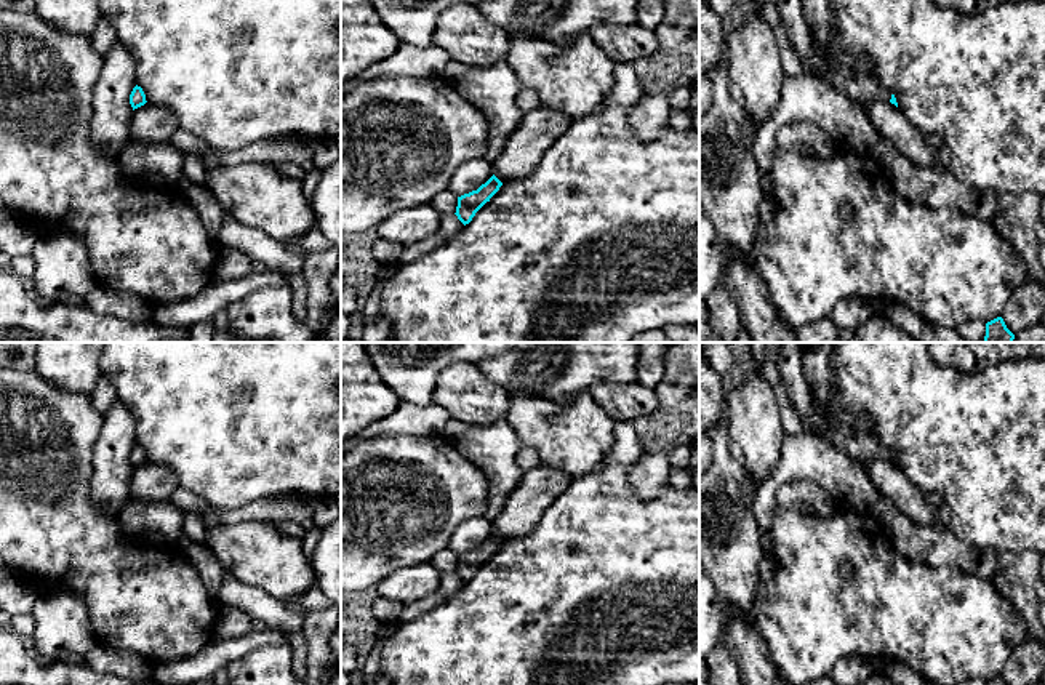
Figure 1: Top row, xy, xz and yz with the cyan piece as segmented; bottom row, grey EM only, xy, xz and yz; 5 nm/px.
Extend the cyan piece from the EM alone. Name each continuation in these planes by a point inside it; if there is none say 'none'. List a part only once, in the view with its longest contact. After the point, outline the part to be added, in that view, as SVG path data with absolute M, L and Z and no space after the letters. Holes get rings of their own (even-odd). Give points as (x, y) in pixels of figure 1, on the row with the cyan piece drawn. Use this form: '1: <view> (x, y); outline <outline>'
1: yz (860, 88); outline M815 38L813 46L819 51L821 58L834 67L832 74L816 70L815 75L834 86L851 101L864 104L869 101L887 101L890 102L891 93L879 85L874 78L863 75L831 56L823 42Z

